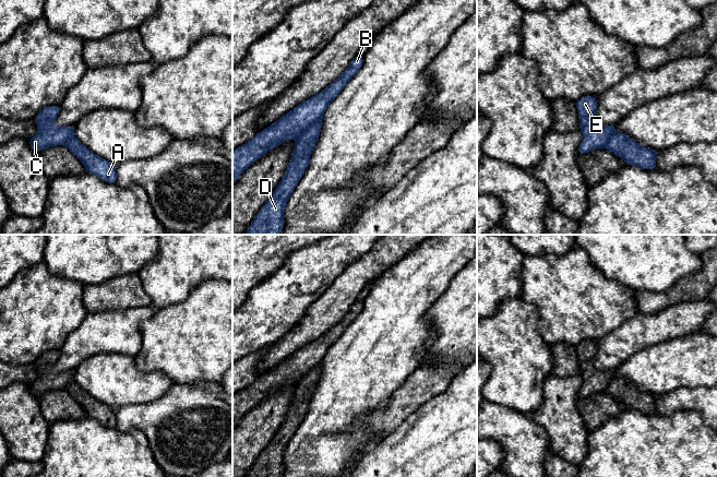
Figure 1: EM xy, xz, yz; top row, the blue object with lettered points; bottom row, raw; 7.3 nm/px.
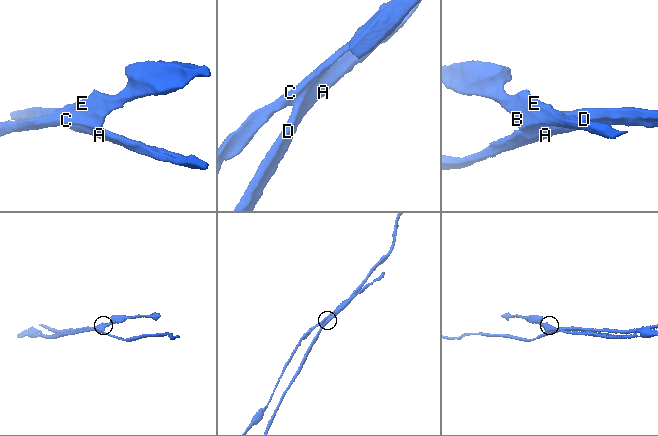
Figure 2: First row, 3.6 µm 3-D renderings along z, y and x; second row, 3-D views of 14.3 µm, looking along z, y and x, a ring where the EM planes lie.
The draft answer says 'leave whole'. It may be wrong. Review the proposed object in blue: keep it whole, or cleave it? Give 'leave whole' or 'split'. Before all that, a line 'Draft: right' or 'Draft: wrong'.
Draft: wrong
split

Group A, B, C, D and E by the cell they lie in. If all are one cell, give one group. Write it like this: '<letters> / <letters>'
A D / B C E

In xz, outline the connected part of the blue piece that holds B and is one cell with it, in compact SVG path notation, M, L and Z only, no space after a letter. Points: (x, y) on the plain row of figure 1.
M357 299L349 311L330 331L299 348L252 384L232 395L232 430L237 422L267 395L285 385L297 383L320 363L330 347L340 337L348 325L360 314L363 300Z

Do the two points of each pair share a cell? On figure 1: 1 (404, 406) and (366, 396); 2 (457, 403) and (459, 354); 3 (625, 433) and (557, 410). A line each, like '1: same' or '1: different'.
1: different
2: different
3: different

